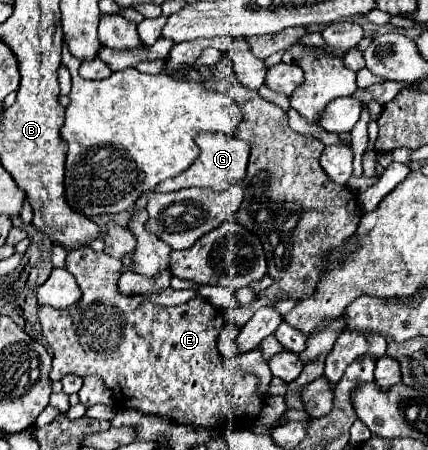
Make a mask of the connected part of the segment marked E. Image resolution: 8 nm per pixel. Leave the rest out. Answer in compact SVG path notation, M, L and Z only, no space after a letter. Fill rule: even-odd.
M90 247L68 253L66 269L76 277L82 289L80 303L70 309L38 309L44 337L54 355L50 379L60 381L68 373L80 377L98 375L112 389L118 407L136 409L182 425L196 425L206 429L250 429L262 409L262 399L256 393L258 379L244 371L224 367L224 355L218 349L218 337L226 325L226 311L200 295L176 307L158 307L142 297L124 297L116 287L120 267L122 261L106 253L98 253Z

